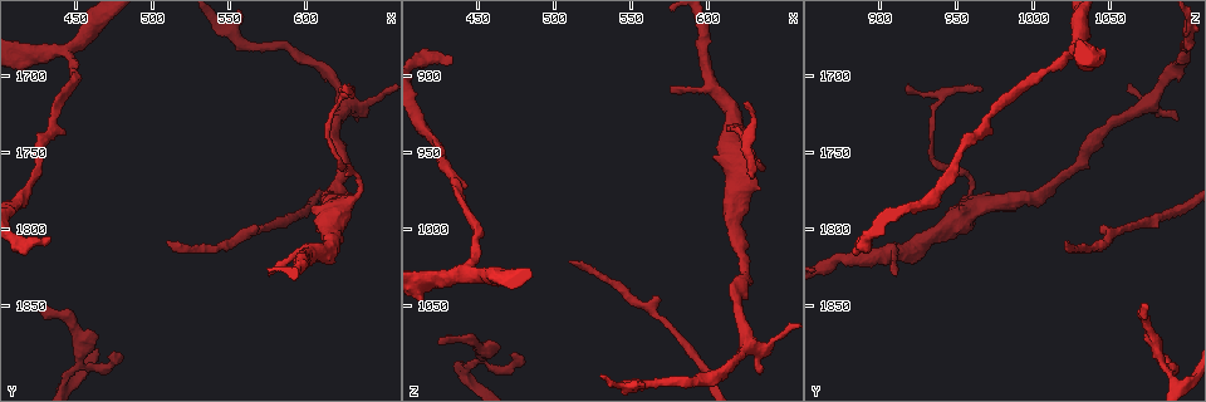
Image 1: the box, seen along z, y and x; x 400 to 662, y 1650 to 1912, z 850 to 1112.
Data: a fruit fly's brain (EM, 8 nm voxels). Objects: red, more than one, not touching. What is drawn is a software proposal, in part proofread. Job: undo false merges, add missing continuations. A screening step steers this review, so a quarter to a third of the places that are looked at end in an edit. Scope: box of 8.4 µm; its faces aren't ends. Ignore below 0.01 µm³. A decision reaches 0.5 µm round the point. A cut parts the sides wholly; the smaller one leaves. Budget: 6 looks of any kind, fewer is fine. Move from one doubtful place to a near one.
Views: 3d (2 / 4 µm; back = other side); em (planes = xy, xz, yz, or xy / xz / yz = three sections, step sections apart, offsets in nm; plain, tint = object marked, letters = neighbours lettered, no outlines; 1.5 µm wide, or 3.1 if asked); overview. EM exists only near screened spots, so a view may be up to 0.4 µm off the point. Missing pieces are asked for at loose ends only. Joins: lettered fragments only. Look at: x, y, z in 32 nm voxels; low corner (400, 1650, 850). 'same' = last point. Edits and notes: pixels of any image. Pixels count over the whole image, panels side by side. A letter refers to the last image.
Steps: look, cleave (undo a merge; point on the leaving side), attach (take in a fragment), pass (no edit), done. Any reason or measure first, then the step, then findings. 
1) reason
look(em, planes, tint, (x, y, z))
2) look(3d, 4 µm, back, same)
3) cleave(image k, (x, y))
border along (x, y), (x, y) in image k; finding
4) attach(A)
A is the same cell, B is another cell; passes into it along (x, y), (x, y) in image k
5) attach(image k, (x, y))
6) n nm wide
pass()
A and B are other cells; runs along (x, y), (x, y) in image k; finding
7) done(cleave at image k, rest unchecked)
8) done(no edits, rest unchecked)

branch stops here
look(em, yz, step 4, letters, (426, 1848, 1074))

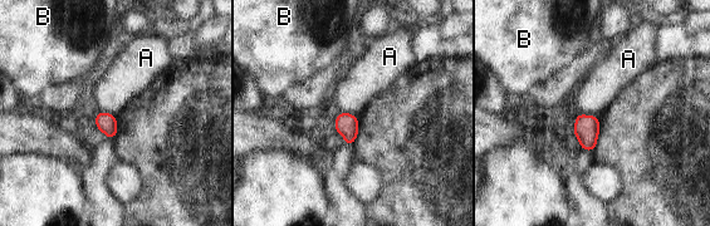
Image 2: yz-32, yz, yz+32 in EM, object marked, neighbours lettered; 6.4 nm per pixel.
cut it another way
look(em, planes, letters, same)

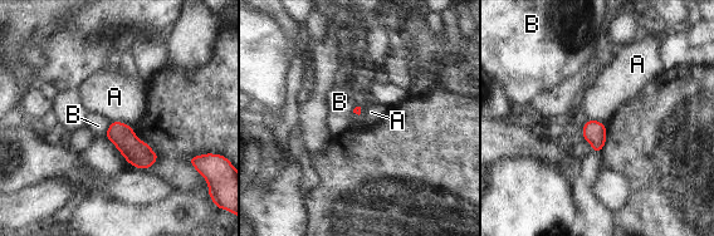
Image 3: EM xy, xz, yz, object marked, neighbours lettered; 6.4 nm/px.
pass()
A and B are other cells; border along (111, 122), (125, 122), (131, 127) in image 3; none of them fits

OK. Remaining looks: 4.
an open end
look(3d, 4 µm, (432, 1804, 886))

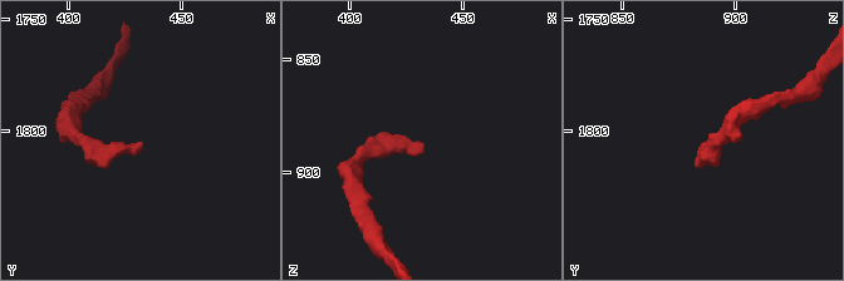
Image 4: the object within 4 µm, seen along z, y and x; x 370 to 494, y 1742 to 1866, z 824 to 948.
look(em, planes, tint, (432, 1806, 887))

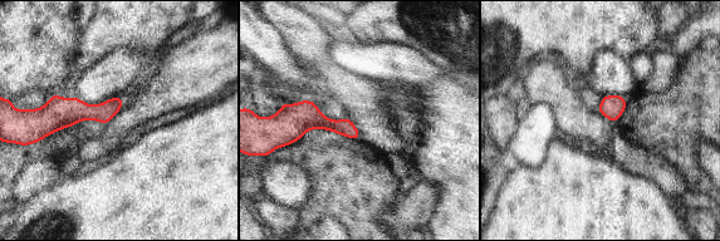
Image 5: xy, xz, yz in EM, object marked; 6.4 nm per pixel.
look(em, planes, letters, same)

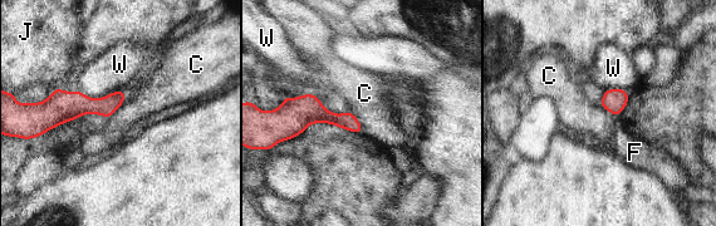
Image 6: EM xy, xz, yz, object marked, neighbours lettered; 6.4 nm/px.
pass()
C, F, J and W are other cells; border along (347, 111), (356, 117), (362, 132) in image 6; none of them fits

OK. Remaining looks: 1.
done(no edits, rest unchecked)

